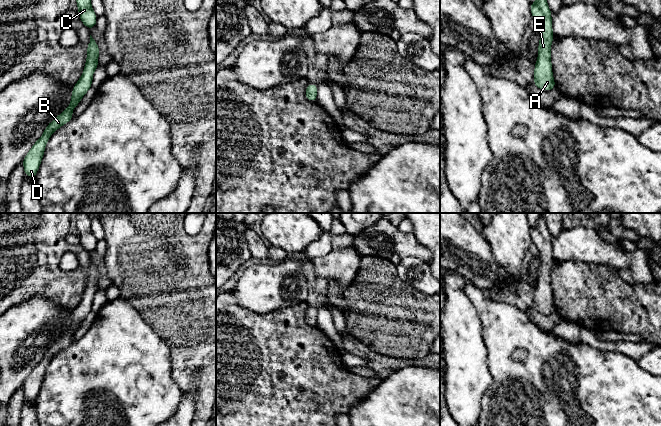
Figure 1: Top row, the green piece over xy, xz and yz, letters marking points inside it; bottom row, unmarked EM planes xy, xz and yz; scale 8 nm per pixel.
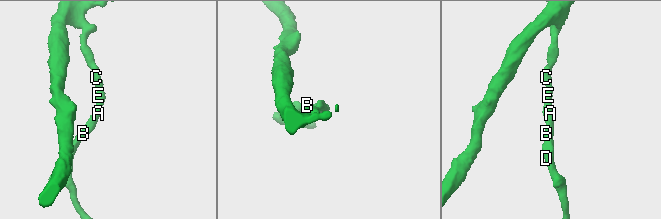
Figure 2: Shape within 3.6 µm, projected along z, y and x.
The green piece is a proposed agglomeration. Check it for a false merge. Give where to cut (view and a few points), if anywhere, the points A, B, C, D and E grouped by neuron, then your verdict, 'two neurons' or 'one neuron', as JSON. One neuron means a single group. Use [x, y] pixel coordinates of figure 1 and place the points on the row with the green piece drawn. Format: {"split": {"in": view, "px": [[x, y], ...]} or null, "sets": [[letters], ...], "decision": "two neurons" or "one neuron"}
{"split": null, "sets": [["A", "B", "C", "D", "E"]], "decision": "one neuron"}

